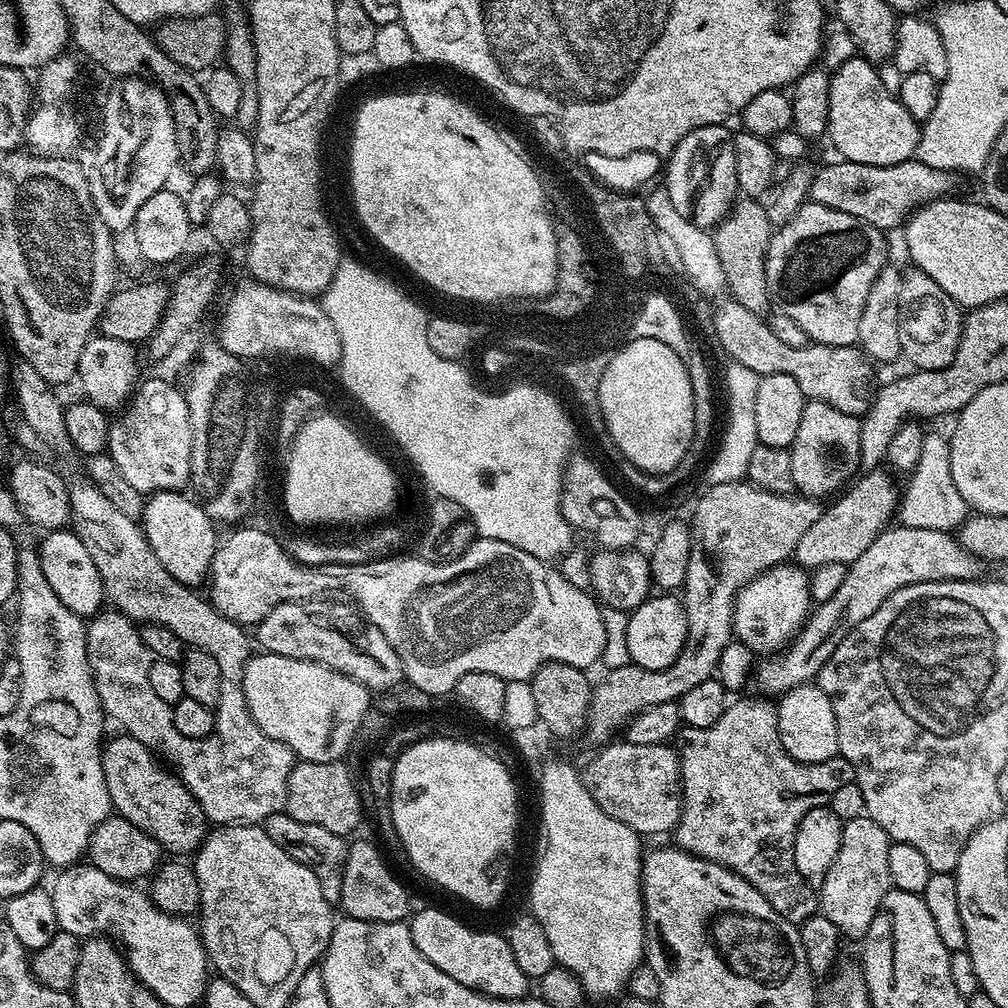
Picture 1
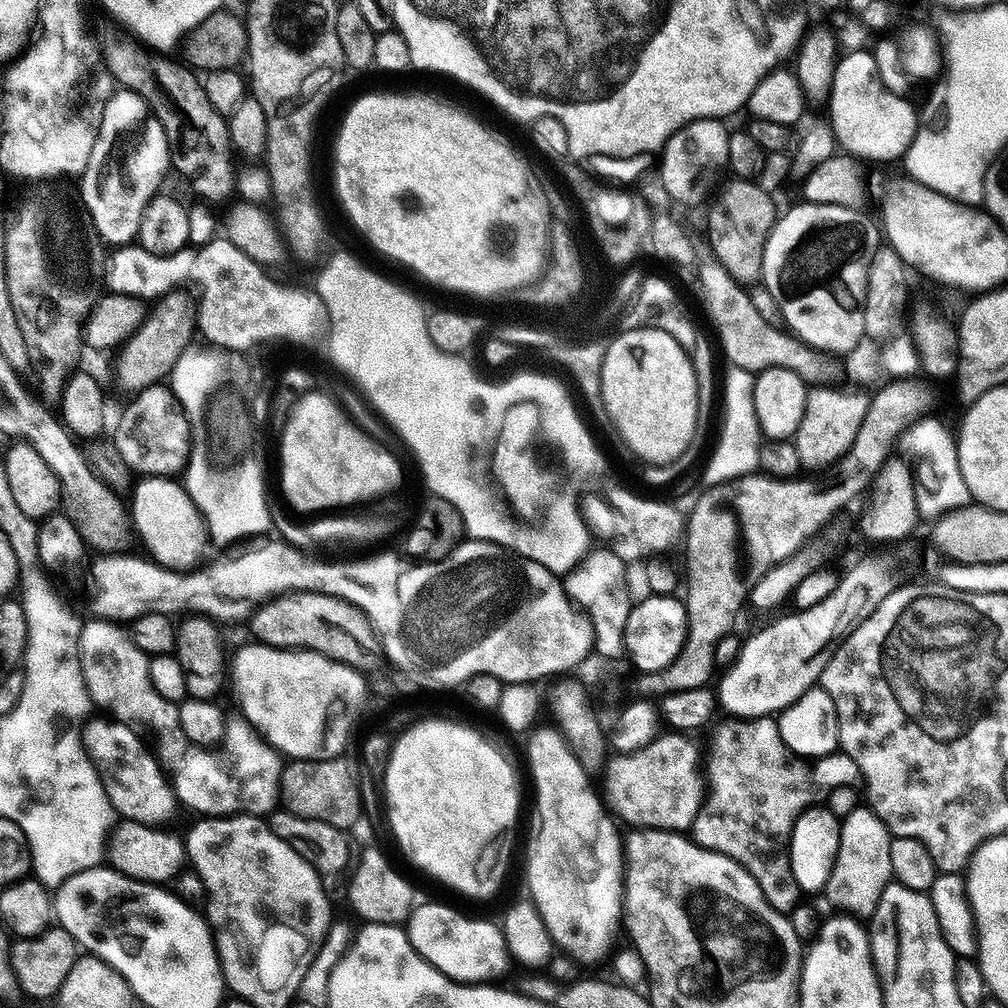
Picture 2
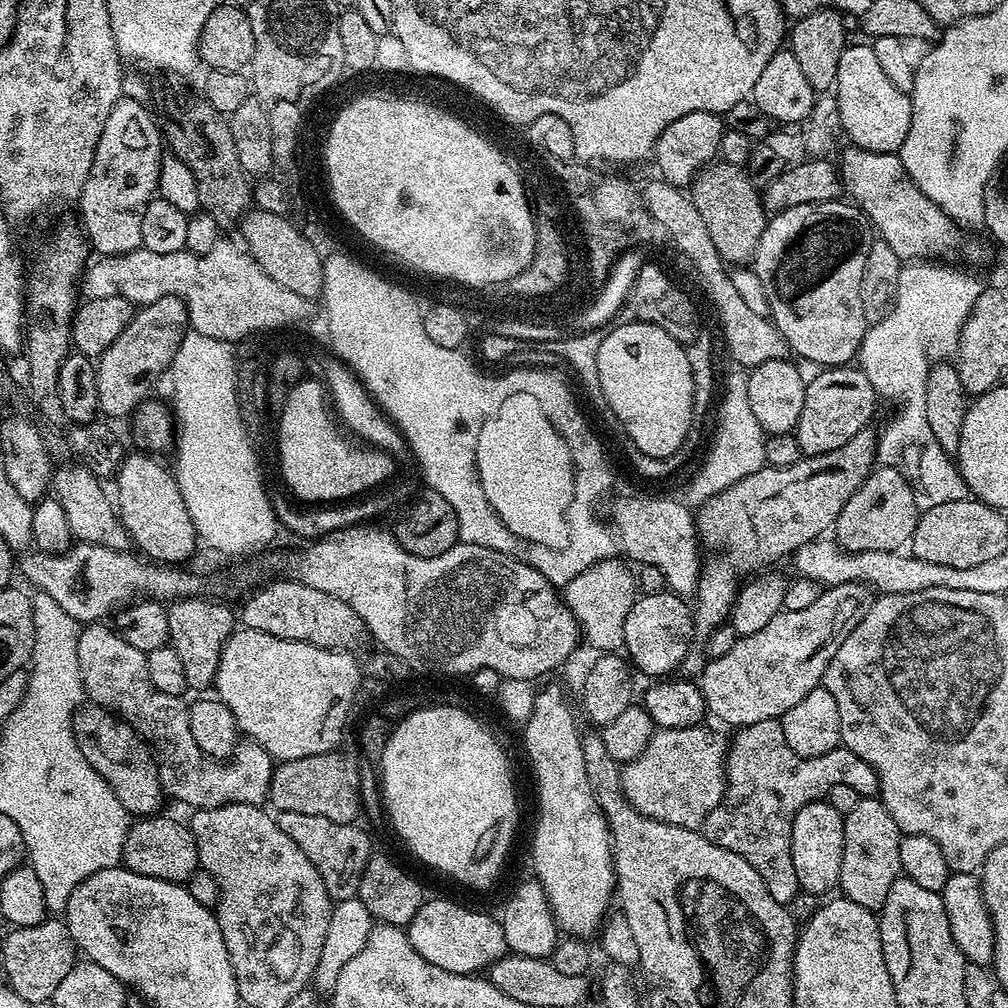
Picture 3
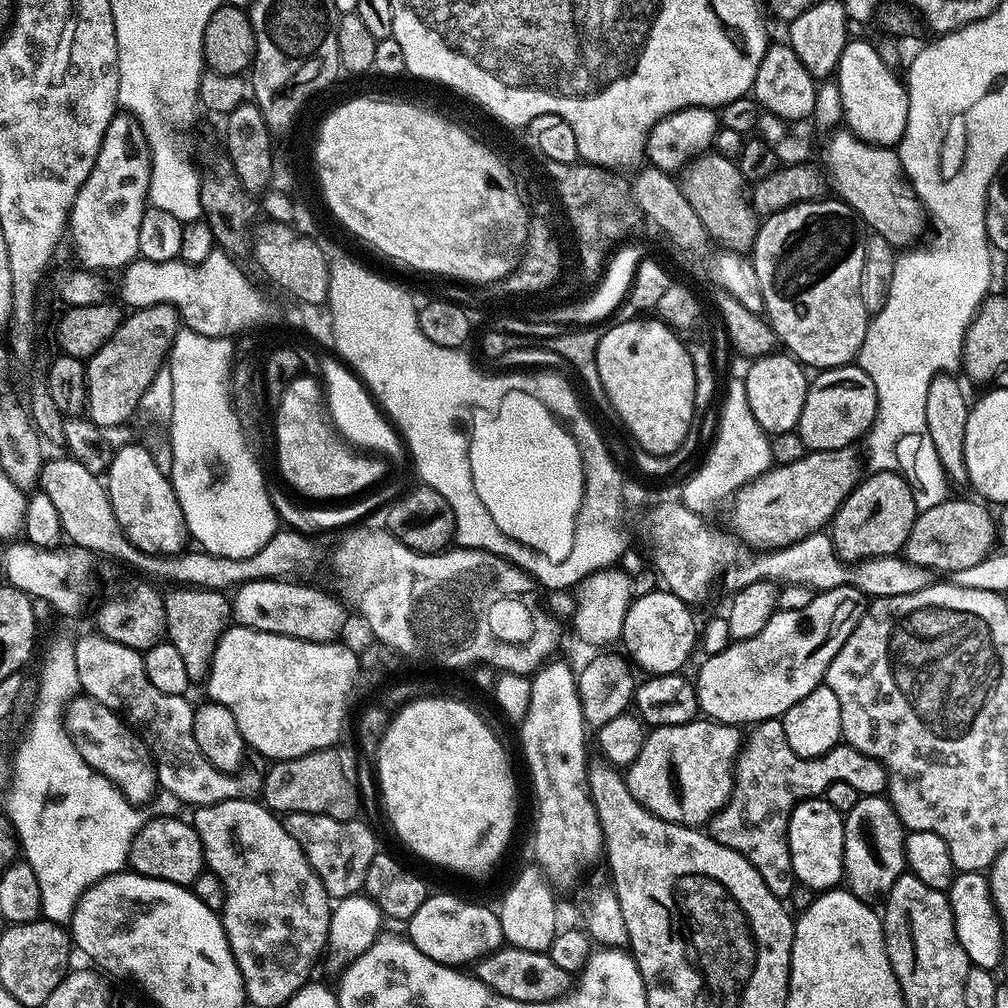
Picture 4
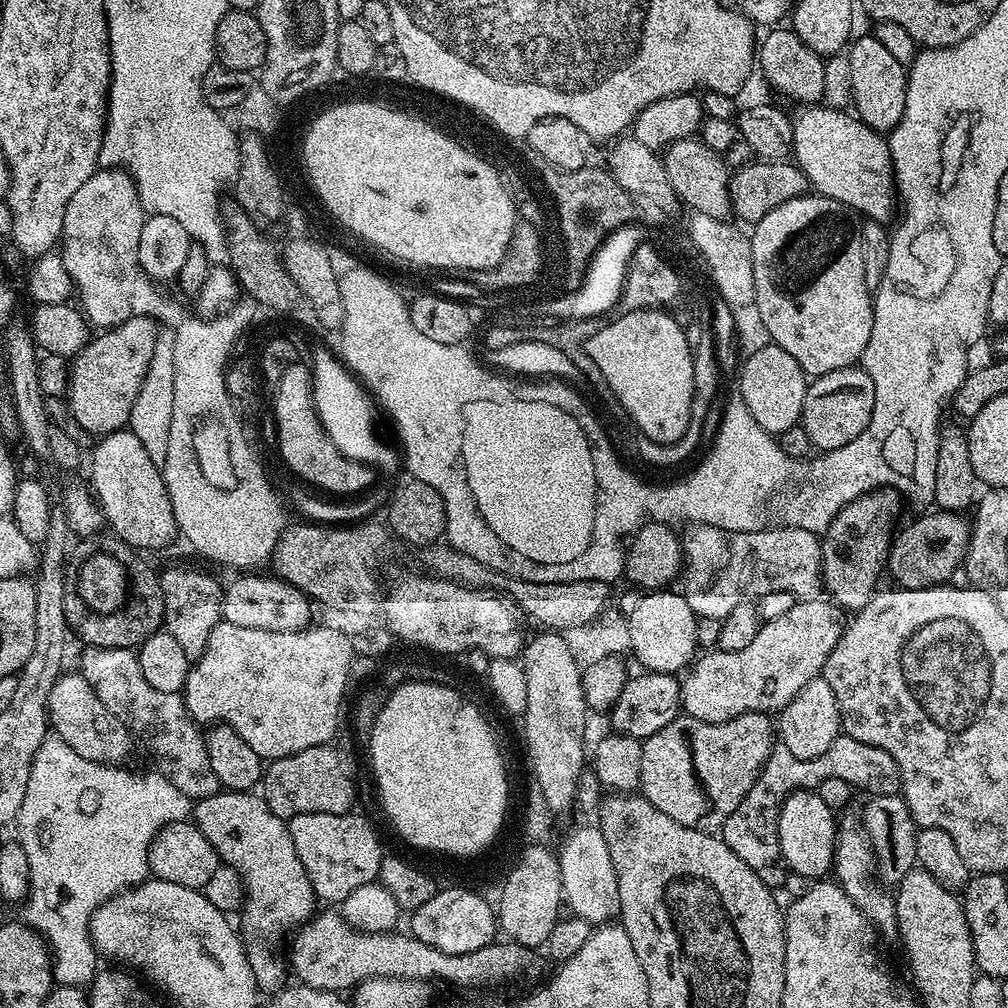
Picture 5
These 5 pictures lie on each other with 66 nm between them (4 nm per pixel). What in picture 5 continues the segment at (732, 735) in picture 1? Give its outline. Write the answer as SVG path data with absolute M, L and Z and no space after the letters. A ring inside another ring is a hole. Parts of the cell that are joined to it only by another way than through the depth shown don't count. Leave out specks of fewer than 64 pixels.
M841 735L830 742L830 747L818 758L803 760L794 758L786 746L776 742L772 752L766 758L754 786L742 798L738 810L726 818L726 822L718 829L718 835L746 866L750 866L762 878L767 888L779 889L786 875L785 865L780 858L778 842L778 818L786 798L791 792L816 790L826 778L846 778L853 790L865 788L869 797L894 796L900 792L900 771L898 762L886 750L878 750L878 746L870 746L866 742L858 742L858 738Z

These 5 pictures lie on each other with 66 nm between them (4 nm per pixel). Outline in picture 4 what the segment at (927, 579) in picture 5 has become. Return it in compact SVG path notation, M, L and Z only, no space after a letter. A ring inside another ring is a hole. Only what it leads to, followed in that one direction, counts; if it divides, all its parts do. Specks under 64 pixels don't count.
M946 498L938 506L930 506L930 510L919 513L902 549L909 563L927 568L932 574L970 570L970 566L978 566L993 549L992 540L994 544L996 536L993 513L991 516L979 499L952 499Z

